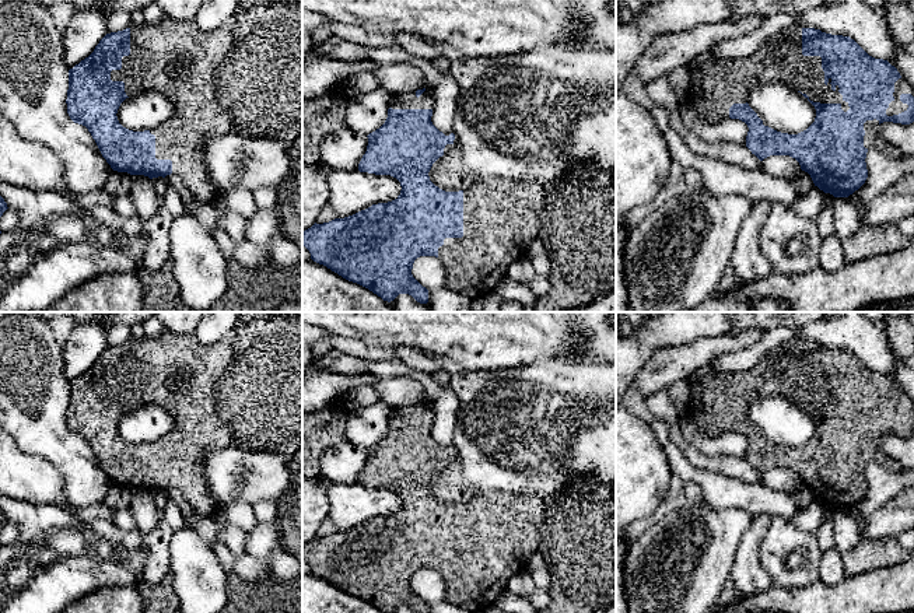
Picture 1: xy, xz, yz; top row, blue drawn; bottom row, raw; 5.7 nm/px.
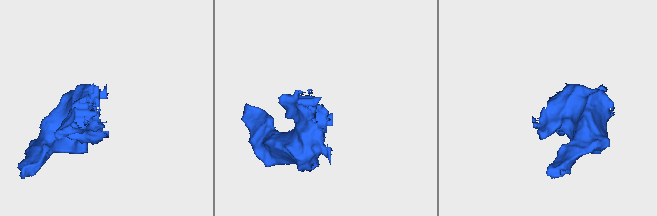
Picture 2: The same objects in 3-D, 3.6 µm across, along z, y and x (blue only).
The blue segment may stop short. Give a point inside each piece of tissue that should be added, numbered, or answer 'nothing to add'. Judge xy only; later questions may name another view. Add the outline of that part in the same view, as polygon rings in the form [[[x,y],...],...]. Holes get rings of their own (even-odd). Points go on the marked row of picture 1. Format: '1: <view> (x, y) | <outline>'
1: xy (175, 58) | [[[174,21],[158,24],[144,22],[130,27],[130,55],[122,57],[122,69],[111,71],[112,81],[123,81],[127,97],[154,90],[175,105],[174,118],[150,130],[155,136],[155,158],[172,161],[172,175],[202,203],[213,203],[217,197],[203,158],[204,141],[223,134],[223,127],[214,120],[214,85],[209,76],[214,63],[225,55],[225,42],[231,38],[227,24],[204,32],[195,21]]]

